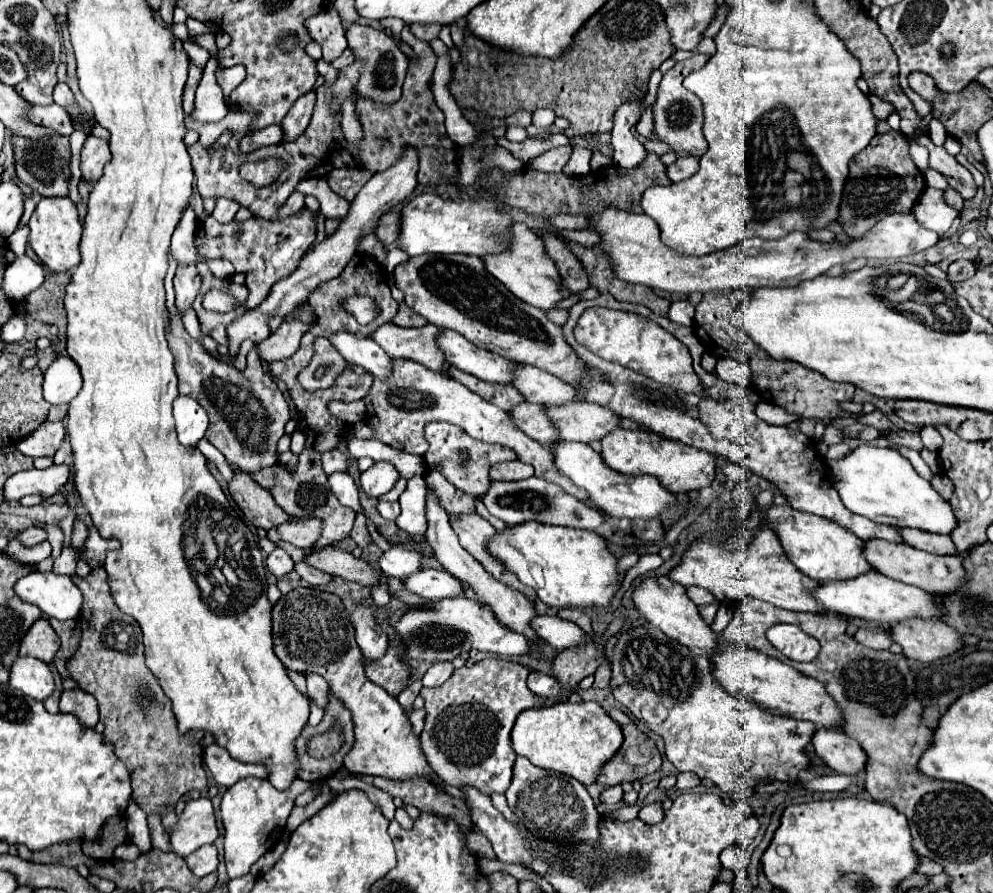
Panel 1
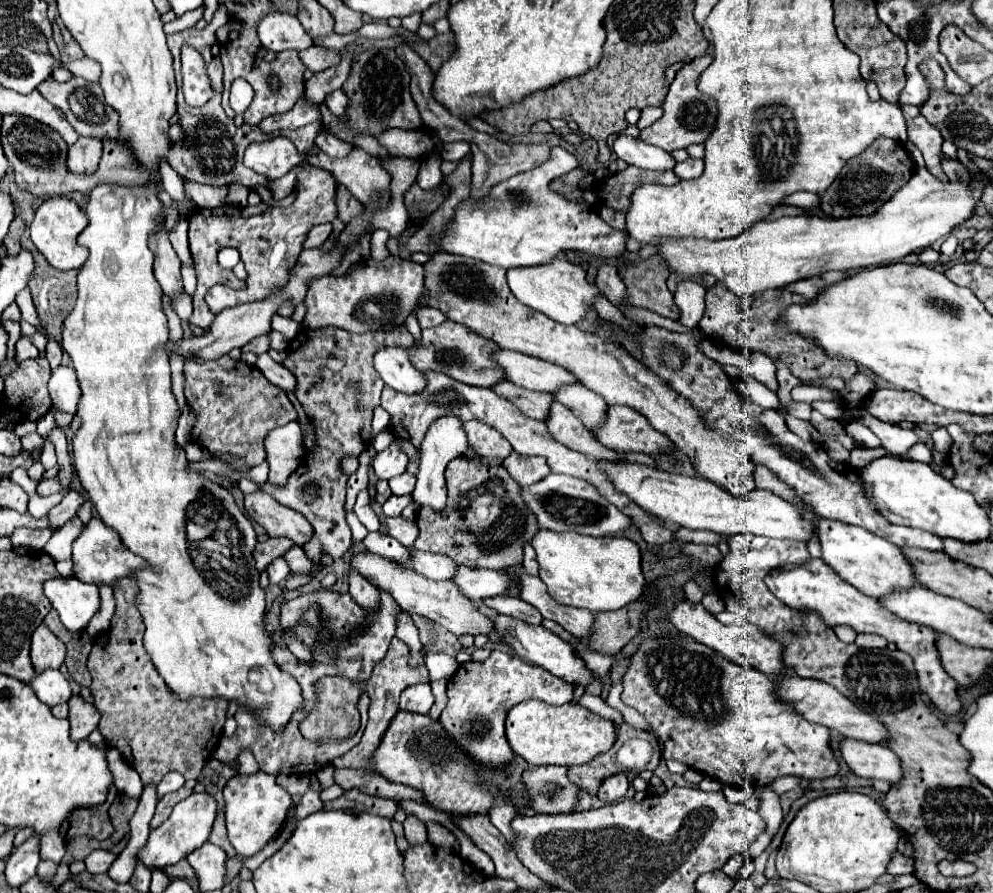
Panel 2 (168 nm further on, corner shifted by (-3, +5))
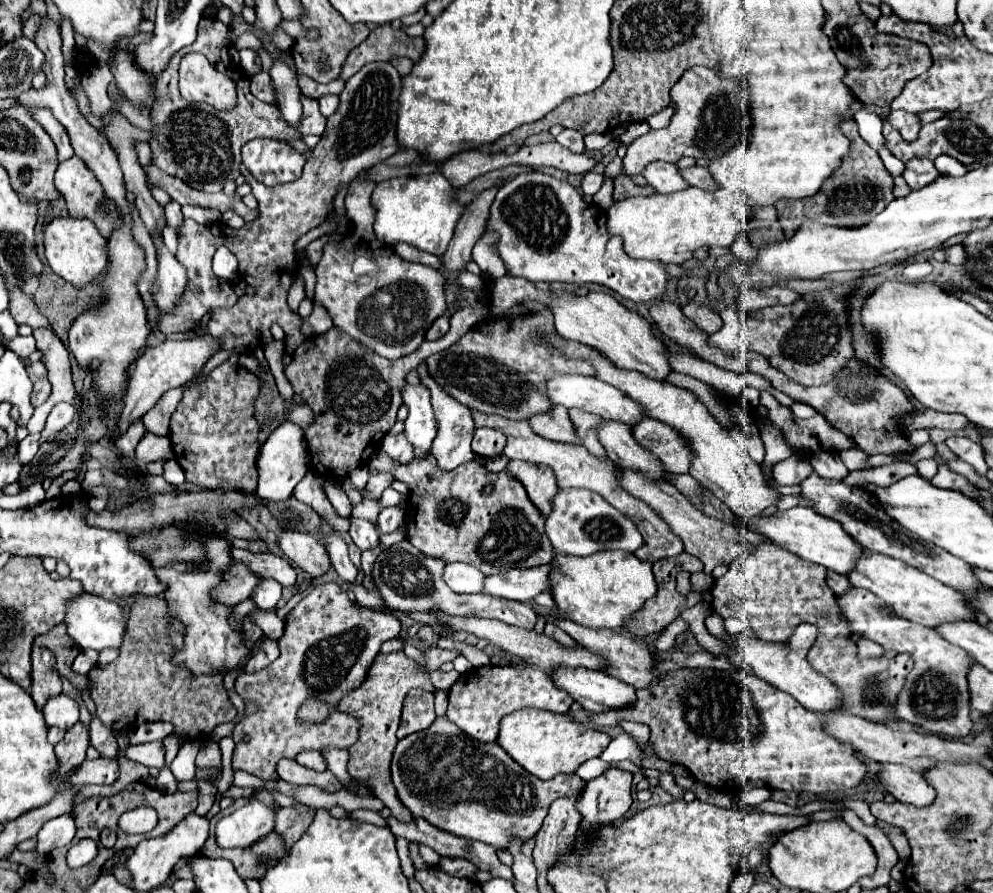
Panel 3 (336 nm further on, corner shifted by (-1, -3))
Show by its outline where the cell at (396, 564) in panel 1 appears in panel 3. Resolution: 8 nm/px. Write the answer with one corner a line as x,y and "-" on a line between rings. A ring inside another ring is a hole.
449,563
443,573
447,585
457,593
481,593
485,575
467,563

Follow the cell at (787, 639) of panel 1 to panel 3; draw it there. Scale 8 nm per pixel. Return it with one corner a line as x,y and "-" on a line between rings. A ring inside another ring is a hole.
853,587
849,589
849,593
837,597
837,601
853,631
863,633
865,639
879,643
883,649
891,649
895,653
909,653
915,661
911,677
907,677
905,687
893,705
891,717
897,721
919,725
935,735
967,737
973,727
973,721
969,717
971,701
967,685
967,675
971,671
971,665
975,663
973,657
957,645
945,641
935,629
925,629
923,625
895,615
889,605
885,605
885,601
881,601
867,589

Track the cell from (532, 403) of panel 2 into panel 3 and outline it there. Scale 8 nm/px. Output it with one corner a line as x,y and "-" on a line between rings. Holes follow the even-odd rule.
555,405
555,409
551,409
549,413
541,413
537,417
529,419
531,429
549,439
549,441
557,441
557,443
571,443
571,445
579,445
579,437
575,433
575,427
569,419
569,411
561,405

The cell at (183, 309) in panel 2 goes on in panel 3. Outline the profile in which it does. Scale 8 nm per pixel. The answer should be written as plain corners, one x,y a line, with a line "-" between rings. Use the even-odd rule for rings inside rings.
161,231
153,233
153,243
157,249
157,277
151,285
151,295
161,313
171,313
173,305
177,305
177,297
181,297
181,289
185,289
185,271
175,255
163,245

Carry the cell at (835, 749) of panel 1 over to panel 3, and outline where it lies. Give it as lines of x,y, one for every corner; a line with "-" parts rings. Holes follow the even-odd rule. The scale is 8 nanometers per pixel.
889,763
877,777
885,785
887,793
891,793
901,803
927,807
935,801
935,789
927,783
923,771
913,771
905,765

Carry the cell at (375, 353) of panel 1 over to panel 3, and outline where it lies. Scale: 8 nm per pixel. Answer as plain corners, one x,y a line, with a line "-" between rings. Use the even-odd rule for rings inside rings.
405,383
403,387
403,403
409,407
409,417
405,419
405,437
413,443
415,447
415,455
417,457
423,457
427,453
427,449
431,447
435,435
437,435
437,419
433,415
433,409
431,409
431,401
429,401
429,391
419,383
417,387
409,387

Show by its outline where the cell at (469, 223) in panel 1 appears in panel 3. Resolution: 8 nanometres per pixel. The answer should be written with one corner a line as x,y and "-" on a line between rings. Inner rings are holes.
537,171
537,173
521,173
509,179
501,187
501,191
497,193
491,205
489,227
501,235
497,249
501,253
501,259
509,275
525,277
529,281
547,281
547,283
553,283
553,281
573,283
573,285
597,283
635,303
651,303
651,301
661,299
671,277
665,271
665,265
655,263
655,261
631,259
623,251
621,237
613,237
607,233
605,221
607,221
605,211
601,211
595,205
585,203
579,191
571,183
559,181
551,175

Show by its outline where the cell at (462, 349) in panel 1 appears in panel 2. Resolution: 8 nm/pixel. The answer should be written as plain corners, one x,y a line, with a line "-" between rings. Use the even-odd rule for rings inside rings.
497,349
491,353
491,359
503,369
507,381
531,391
553,393
559,385
577,381
575,377
571,377
571,373
565,373
565,369
561,369
559,365
517,351

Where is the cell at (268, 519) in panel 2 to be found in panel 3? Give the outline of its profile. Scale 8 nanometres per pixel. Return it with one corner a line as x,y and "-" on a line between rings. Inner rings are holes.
283,531
277,541
283,553
293,561
293,565
301,567
313,579
329,571
329,553
313,535
301,531

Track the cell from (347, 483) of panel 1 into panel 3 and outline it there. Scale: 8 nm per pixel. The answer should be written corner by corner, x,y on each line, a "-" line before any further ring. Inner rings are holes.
351,519
349,535
351,535
353,543
355,543
361,551
375,549
377,543
379,543
379,533
377,533
375,525
369,523
369,521
365,521
365,519

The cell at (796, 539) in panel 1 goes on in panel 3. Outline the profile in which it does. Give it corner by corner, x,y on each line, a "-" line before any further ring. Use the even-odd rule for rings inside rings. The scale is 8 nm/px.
863,551
863,557
857,563
855,571
849,575
849,581
853,587
863,587
873,591
895,613
901,613
901,617
925,627
939,627
943,623
955,623
955,621
977,621
973,609
967,607
965,597
961,593
957,593
951,587
945,587
937,579
893,557
883,557
873,551

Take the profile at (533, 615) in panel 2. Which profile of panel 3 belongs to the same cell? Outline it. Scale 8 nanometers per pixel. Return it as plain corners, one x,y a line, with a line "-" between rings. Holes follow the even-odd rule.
403,539
401,543
395,545
395,549
405,549
407,553
415,555
417,561
429,571
429,579
433,581
433,587
431,587
431,593
421,593
417,597
405,597
399,589
389,589
389,549
381,551
377,561
375,561
375,587
379,589
381,593
381,599
383,599
383,605
391,611
405,611
405,613
429,613
431,609
433,611
441,611
443,615
451,615
451,617
485,617
485,619
497,619
497,621
503,621
507,625
515,625
515,627
521,627
521,629
533,629
535,621
537,621
537,615
535,611
525,605
525,603
519,603
519,601
509,601
509,599
503,599
503,597
491,597
491,595
459,595
455,591
449,589
449,585
443,581
443,569
445,569
445,561
441,559
435,559
435,557
429,557
425,553
421,553
419,549
415,549
407,539

